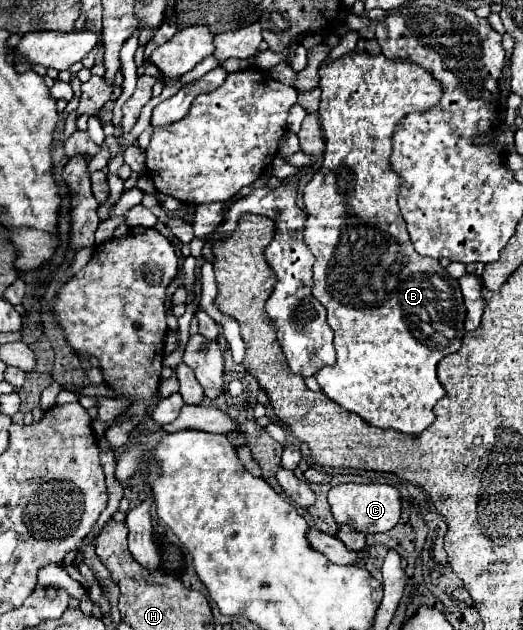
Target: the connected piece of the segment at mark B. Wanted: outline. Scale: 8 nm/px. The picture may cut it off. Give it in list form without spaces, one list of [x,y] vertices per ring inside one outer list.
[[[353,50],[329,64],[325,64],[321,70],[321,104],[319,104],[319,120],[321,120],[321,130],[323,130],[323,140],[325,140],[325,152],[323,152],[323,160],[319,170],[315,172],[313,180],[303,188],[303,200],[305,200],[305,208],[309,212],[307,216],[307,224],[305,224],[305,244],[309,246],[309,250],[315,256],[315,264],[313,264],[313,296],[325,306],[327,310],[327,322],[335,332],[335,350],[337,350],[337,360],[335,366],[327,366],[323,368],[319,374],[315,374],[321,390],[341,408],[359,414],[365,422],[369,422],[371,426],[379,426],[379,428],[393,428],[397,432],[403,434],[421,434],[433,420],[433,406],[437,404],[437,400],[441,400],[445,396],[443,386],[437,380],[437,362],[441,358],[445,358],[447,354],[453,354],[459,346],[461,346],[461,338],[465,336],[465,304],[463,304],[463,296],[459,290],[459,282],[451,276],[447,276],[447,270],[439,266],[437,260],[427,258],[427,256],[419,256],[413,250],[413,244],[409,240],[407,228],[405,228],[405,220],[399,212],[397,206],[397,192],[399,192],[399,176],[391,170],[389,164],[389,156],[391,156],[391,134],[395,124],[413,110],[429,110],[433,108],[441,94],[443,88],[441,84],[431,78],[429,72],[425,72],[423,68],[407,62],[407,60],[387,60],[383,54],[369,54],[369,52],[359,52]]]

